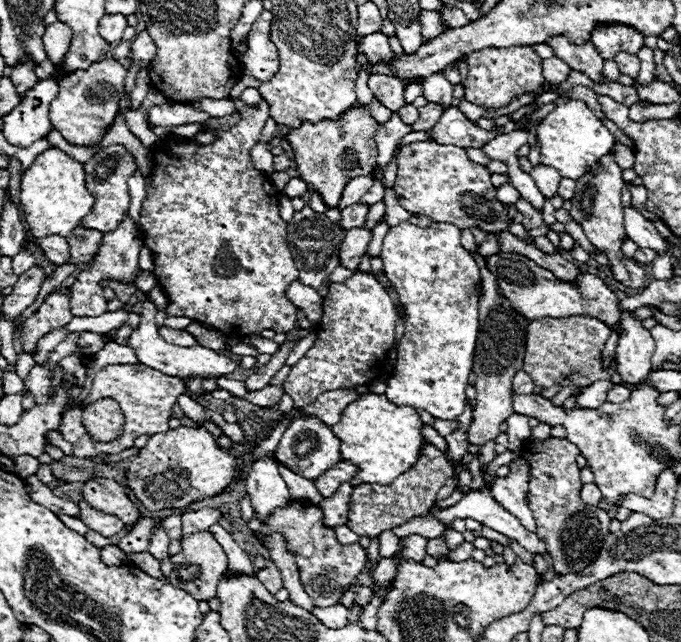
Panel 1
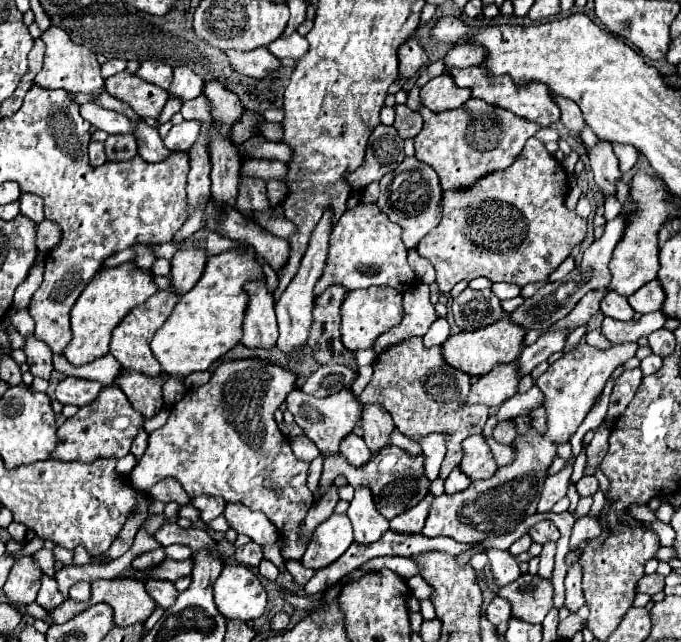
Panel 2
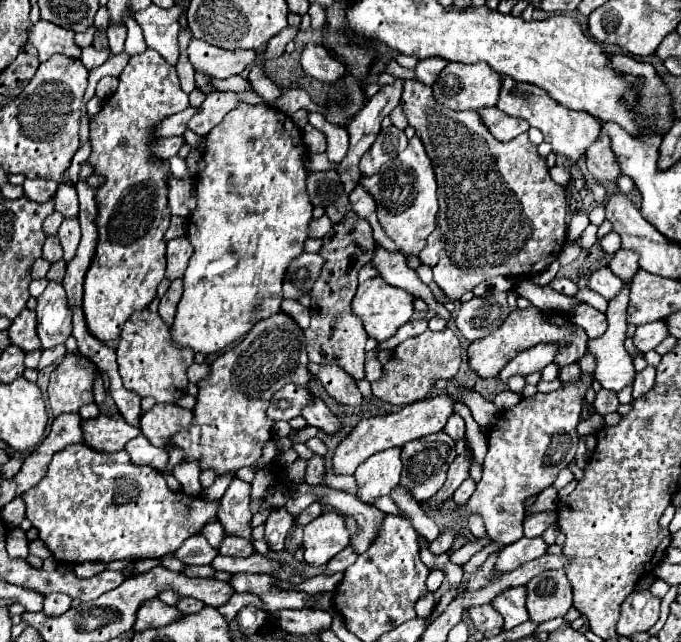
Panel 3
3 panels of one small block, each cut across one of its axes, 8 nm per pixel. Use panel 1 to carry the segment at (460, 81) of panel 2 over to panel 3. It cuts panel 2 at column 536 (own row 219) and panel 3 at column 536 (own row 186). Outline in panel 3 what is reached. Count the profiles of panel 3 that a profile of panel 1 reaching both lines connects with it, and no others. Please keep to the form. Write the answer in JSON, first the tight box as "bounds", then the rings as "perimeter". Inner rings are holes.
{"bounds":[496,76,600,166],"perimeter":[[[502,76],[500,100],[498,100],[496,108],[506,112],[508,116],[522,118],[530,126],[538,128],[544,134],[544,142],[552,144],[552,152],[566,156],[570,160],[570,166],[576,164],[580,156],[584,156],[586,146],[590,146],[590,142],[594,142],[594,138],[598,138],[598,132],[600,132],[598,118],[594,118],[582,110],[576,112],[576,110],[570,110],[570,108],[554,102],[548,94],[542,94],[542,90],[538,90],[538,86],[526,86],[526,82],[514,82],[512,78],[504,78],[504,76]]]}

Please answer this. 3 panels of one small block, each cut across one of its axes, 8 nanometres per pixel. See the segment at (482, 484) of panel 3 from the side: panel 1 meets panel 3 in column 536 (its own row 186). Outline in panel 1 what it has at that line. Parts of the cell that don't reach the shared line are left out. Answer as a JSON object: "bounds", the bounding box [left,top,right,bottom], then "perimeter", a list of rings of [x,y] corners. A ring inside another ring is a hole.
{"bounds":[394,142,510,234],"perimeter":[[[412,142],[400,150],[396,156],[398,162],[398,176],[394,182],[394,194],[398,196],[398,202],[402,208],[406,208],[410,214],[428,216],[432,222],[448,222],[458,228],[472,228],[480,226],[488,234],[496,234],[500,230],[506,230],[510,222],[506,222],[506,210],[504,204],[500,204],[494,198],[496,188],[490,184],[490,172],[482,164],[474,164],[466,152],[458,146],[442,146],[432,142]]]}

